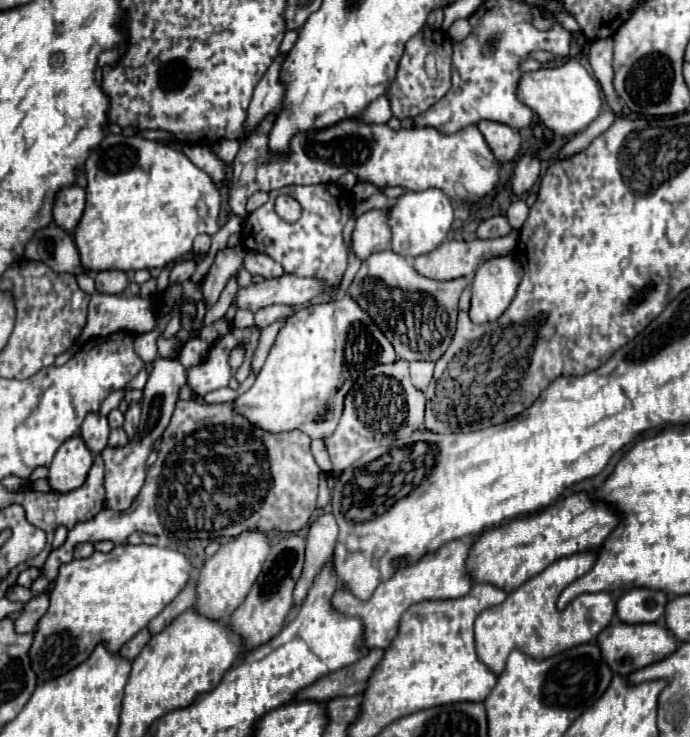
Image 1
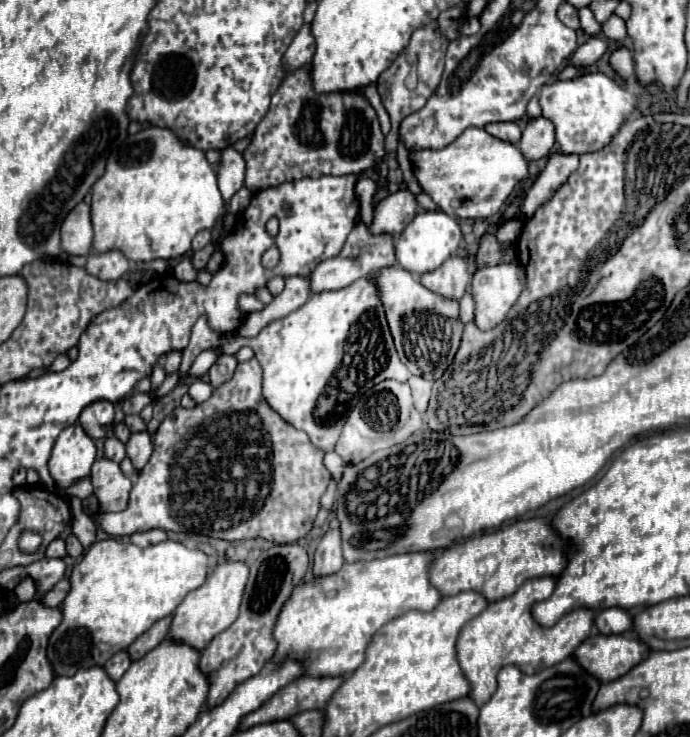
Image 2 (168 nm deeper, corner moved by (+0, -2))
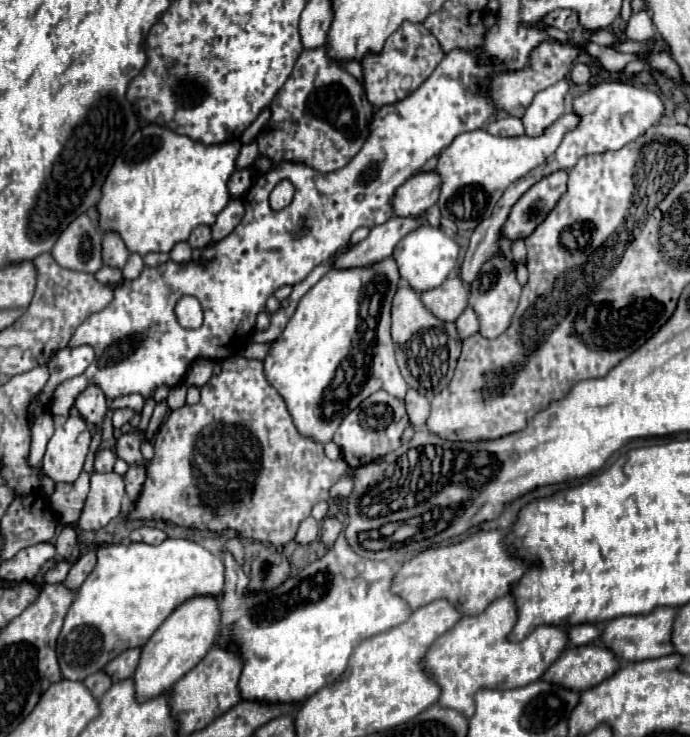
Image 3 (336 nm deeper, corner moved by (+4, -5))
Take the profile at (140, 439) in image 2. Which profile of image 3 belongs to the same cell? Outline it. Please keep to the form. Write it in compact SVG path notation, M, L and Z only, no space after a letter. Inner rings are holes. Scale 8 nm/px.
M131 465L123 479L125 479L125 489L127 489L129 501L135 501L137 495L139 495L139 491L141 491L141 485L143 485L143 481L145 481L145 467L141 467L141 465Z

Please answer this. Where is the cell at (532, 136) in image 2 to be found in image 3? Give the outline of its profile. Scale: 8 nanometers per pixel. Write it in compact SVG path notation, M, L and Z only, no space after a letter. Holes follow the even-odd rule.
M559 81L551 89L537 93L533 103L527 107L525 115L521 117L525 135L529 135L529 137L543 135L545 129L551 127L567 111L567 99L569 99L567 81Z

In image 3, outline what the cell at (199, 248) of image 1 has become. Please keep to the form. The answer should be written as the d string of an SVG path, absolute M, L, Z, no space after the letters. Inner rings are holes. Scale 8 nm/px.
M201 225L201 227L195 227L191 237L189 237L189 245L193 249L205 249L211 241L211 229L207 225Z

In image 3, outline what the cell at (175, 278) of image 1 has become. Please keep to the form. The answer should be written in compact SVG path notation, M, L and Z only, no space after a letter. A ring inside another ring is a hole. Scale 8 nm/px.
M229 201L229 205L219 213L215 225L211 227L211 245L225 239L241 221L243 217L243 203L241 201Z

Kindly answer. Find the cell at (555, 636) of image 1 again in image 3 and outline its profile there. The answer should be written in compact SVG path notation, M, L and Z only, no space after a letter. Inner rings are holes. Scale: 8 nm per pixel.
M509 593L493 601L479 615L465 615L451 631L435 641L427 651L425 667L441 685L439 705L457 709L465 717L475 713L475 693L485 687L495 689L515 689L529 685L543 677L543 673L559 659L569 643L569 635L563 627L539 627L523 641L515 643L509 639L517 621L517 601Z

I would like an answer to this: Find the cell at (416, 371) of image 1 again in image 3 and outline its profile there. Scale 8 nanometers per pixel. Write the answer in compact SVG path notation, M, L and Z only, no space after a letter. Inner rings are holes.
M409 389L405 395L405 405L407 405L407 415L413 427L423 427L427 417L429 417L429 399L421 395L415 389Z

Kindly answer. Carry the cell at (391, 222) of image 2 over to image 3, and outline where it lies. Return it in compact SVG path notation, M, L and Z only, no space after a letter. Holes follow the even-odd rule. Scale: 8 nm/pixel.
M435 173L413 175L407 179L391 197L393 215L397 217L419 217L439 197L439 177Z

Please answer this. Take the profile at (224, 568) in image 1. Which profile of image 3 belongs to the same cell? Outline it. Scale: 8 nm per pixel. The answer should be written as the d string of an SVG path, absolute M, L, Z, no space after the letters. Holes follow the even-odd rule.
M195 595L181 603L151 635L147 645L143 645L139 669L135 671L135 691L137 699L145 701L157 697L163 691L169 691L187 669L193 669L213 647L221 631L221 599L213 595Z

